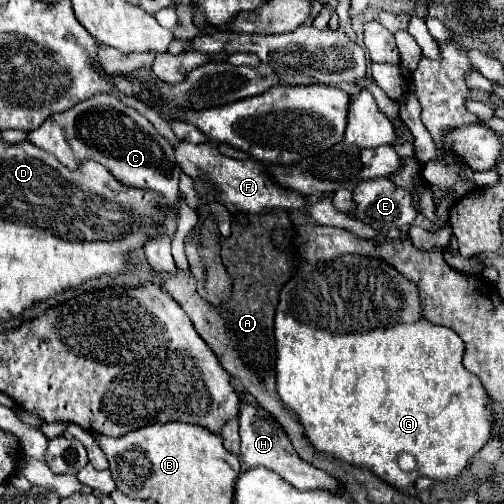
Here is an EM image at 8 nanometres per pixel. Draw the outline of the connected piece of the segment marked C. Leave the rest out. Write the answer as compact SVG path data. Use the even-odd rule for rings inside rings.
M97 94L67 112L49 116L37 130L29 132L29 142L51 152L71 170L91 158L103 164L123 184L157 190L167 202L175 202L179 196L181 168L175 162L173 146L143 114L111 94Z

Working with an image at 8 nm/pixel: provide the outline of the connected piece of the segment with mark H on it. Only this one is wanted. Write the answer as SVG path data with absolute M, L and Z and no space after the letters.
M243 404L241 412L239 412L239 436L241 436L241 460L245 462L245 466L249 466L249 468L263 466L267 470L273 470L285 482L293 484L297 490L321 488L321 490L329 490L329 492L339 492L339 482L331 474L327 474L323 470L317 470L315 466L303 462L297 456L297 452L293 450L293 446L291 446L287 434L283 432L283 428L263 408Z

